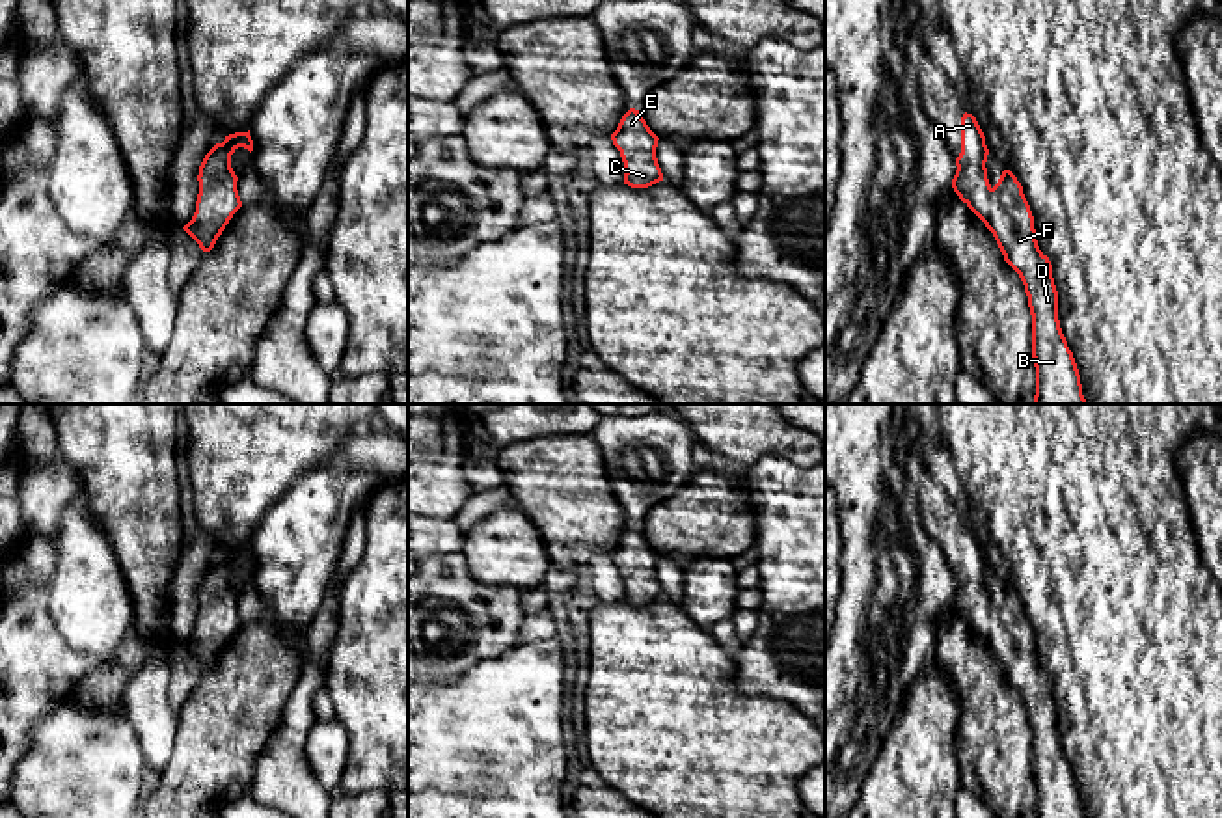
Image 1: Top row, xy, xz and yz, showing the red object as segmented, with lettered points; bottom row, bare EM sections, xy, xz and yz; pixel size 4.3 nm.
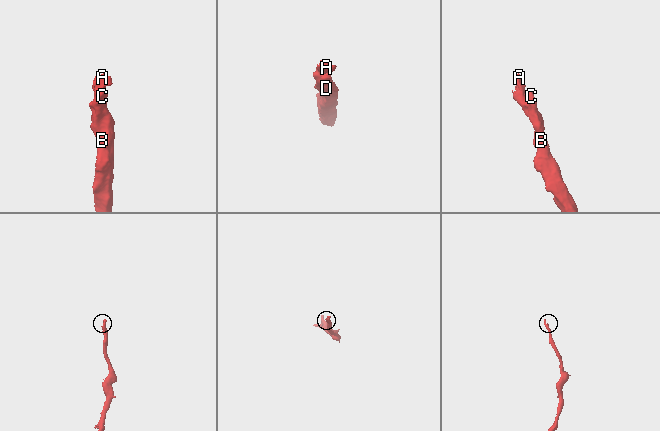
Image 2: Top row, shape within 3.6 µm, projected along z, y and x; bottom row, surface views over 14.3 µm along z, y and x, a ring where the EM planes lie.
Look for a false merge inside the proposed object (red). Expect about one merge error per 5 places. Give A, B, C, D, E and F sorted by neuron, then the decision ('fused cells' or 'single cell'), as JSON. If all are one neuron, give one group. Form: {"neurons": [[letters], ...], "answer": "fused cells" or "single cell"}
{"neurons": [["A", "B", "C", "D", "E", "F"]], "answer": "single cell"}

